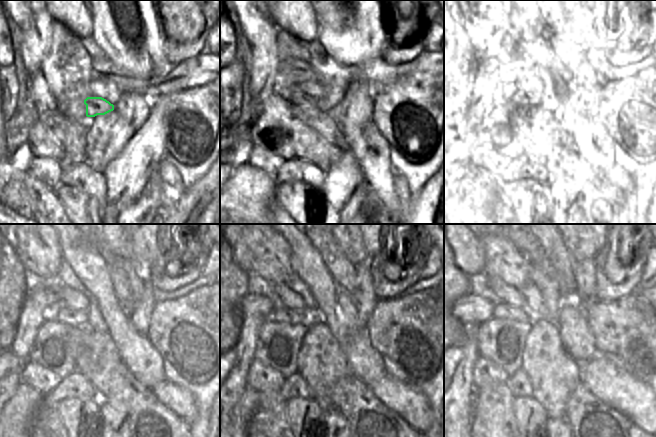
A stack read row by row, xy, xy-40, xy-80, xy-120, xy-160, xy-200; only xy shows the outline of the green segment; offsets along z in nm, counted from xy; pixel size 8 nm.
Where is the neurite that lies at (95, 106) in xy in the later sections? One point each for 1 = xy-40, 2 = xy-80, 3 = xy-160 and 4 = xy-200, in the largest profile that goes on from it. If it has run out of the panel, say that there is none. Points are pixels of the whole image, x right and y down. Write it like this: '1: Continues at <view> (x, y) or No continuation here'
1: Continues at xy-40 (298, 96)
2: Continues at xy-80 (526, 97)
3: Continues at xy-160 (283, 314)
4: Continues at xy-200 (502, 310).

